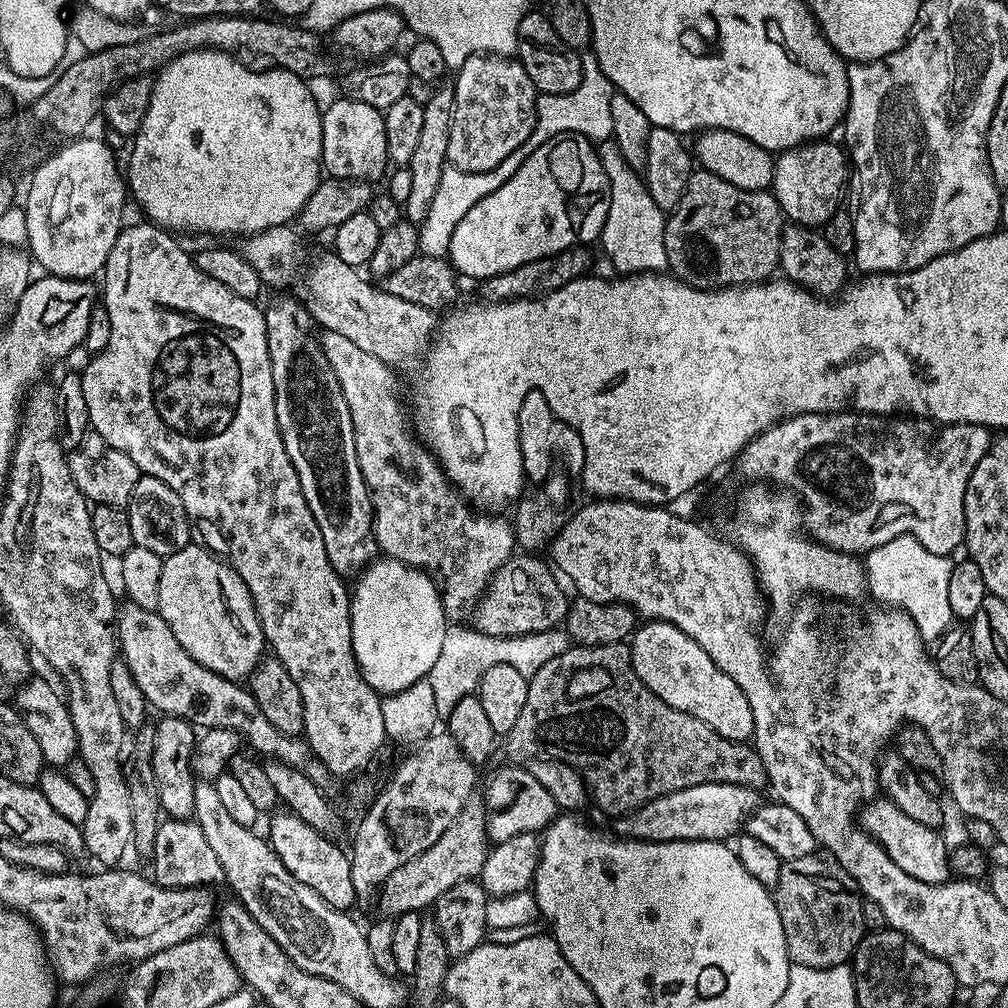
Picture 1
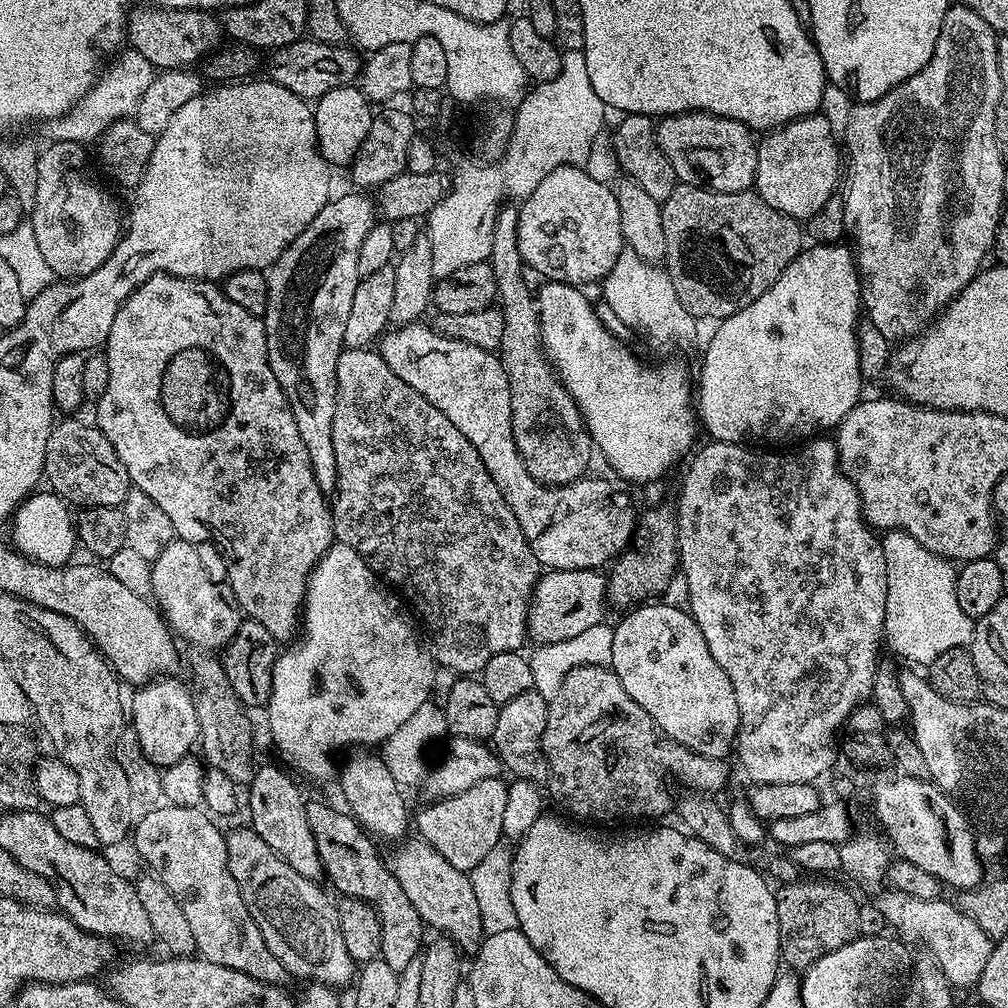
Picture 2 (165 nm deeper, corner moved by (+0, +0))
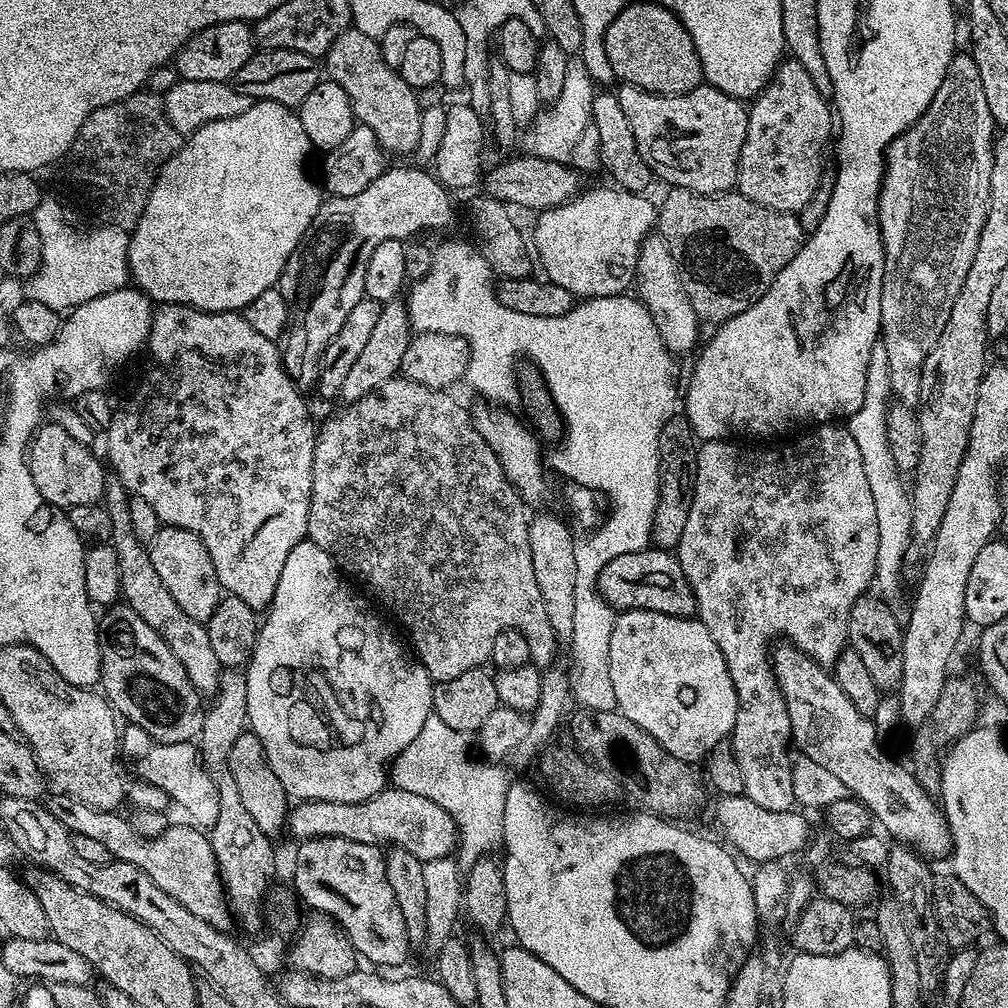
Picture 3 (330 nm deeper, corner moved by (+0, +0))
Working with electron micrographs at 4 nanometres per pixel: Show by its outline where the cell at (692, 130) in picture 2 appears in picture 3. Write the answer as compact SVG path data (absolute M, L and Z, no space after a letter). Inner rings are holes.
M621 83L615 93L622 102L622 111L634 130L634 142L638 142L638 154L650 166L653 177L665 180L665 185L685 188L691 192L727 192L735 185L738 162L742 154L742 142L746 142L748 108L730 94L711 86L701 86L681 96L661 96L644 92L636 85Z

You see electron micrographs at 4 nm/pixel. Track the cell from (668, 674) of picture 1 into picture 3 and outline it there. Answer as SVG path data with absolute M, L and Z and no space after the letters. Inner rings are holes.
M634 610L633 612L620 612L614 622L614 630L610 630L610 654L608 655L608 671L606 673L606 684L612 687L612 696L616 699L615 707L634 726L646 730L663 746L674 758L687 760L689 762L703 761L709 752L714 750L714 746L725 743L731 737L734 730L734 722L738 714L738 694L734 690L734 682L730 682L730 670L726 670L726 658L722 658L722 650L718 650L718 642L710 638L710 630L702 626L698 618L687 616L671 616L670 614L658 614L650 610Z

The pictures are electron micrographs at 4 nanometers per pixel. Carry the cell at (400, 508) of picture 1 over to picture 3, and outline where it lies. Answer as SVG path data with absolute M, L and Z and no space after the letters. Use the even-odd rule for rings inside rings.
M397 374L370 394L345 403L341 412L334 413L325 424L319 425L312 463L312 505L308 515L307 539L322 546L322 550L326 550L326 554L336 561L341 573L347 574L357 585L365 584L396 615L395 623L408 631L411 651L434 682L458 678L458 674L466 674L466 670L487 665L494 650L494 638L498 638L502 630L511 628L518 630L526 642L530 642L532 664L541 670L549 668L558 656L558 637L554 634L554 626L550 626L550 614L546 614L542 590L538 590L538 582L534 579L534 558L530 558L528 529L530 512L524 509L527 508L526 501L506 478L502 462L498 462L486 438L478 434L471 411L467 407L464 409L454 397L448 395L452 394L427 388Z

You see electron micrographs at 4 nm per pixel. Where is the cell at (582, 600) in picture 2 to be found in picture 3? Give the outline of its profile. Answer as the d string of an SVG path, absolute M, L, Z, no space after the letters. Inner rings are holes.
M647 546L636 553L621 554L606 562L596 580L596 587L602 599L620 612L650 610L658 614L691 617L696 610L694 590L690 590L690 582L686 582L686 574L682 574L680 561L671 551L655 546Z

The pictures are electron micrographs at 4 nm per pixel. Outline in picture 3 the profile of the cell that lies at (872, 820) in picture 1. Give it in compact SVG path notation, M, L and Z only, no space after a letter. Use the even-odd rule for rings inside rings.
M745 795L720 796L717 801L716 824L720 827L721 834L725 836L723 839L741 857L744 855L746 859L752 860L751 862L764 864L767 860L783 861L784 856L792 856L795 852L803 853L810 843L808 820L804 817L807 815L803 811L765 810L758 806L758 802L750 802L750 798Z

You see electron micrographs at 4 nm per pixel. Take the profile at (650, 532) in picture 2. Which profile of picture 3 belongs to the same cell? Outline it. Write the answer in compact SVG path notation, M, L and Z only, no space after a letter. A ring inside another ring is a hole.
M687 415L671 416L662 426L662 434L658 434L658 458L660 459L660 489L658 490L657 508L654 510L651 543L657 548L675 550L682 538L682 530L686 527L686 518L690 518L690 506L694 503L694 486L698 470L698 437L690 426Z

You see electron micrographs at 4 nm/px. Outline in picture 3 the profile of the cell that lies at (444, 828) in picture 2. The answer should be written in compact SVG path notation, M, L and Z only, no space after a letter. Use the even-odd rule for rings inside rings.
M391 786L362 802L306 800L297 803L288 813L286 832L289 837L297 836L300 842L329 836L346 838L350 842L405 848L414 854L414 858L422 861L449 858L458 848L456 823L446 810L442 810L442 806Z

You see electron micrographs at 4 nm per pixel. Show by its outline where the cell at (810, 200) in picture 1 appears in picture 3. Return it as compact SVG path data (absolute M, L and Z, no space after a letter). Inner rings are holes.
M781 59L772 81L748 108L746 142L742 142L735 187L763 208L799 214L818 186L820 167L826 155L824 147L827 144L829 147L833 132L833 109L826 97L818 94L802 62Z

